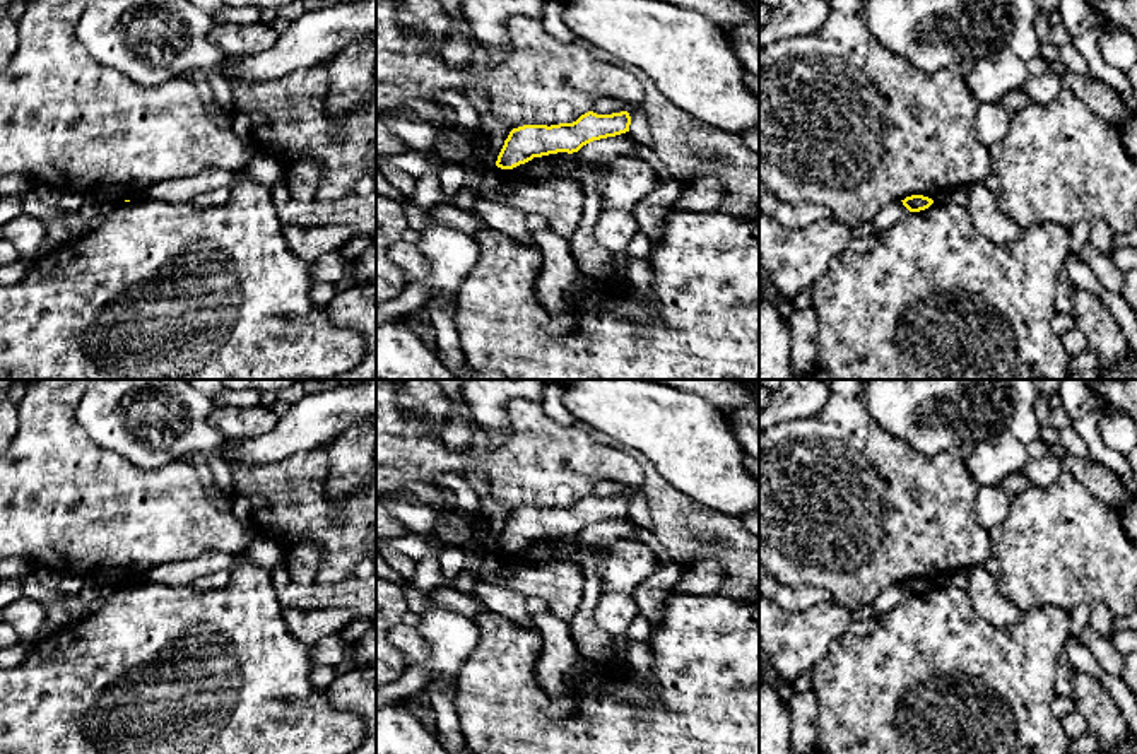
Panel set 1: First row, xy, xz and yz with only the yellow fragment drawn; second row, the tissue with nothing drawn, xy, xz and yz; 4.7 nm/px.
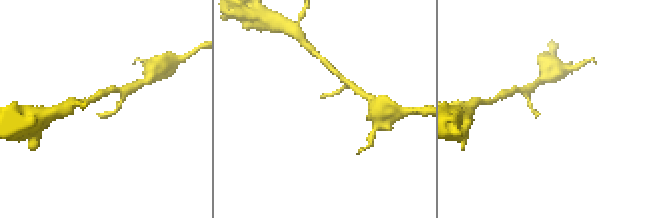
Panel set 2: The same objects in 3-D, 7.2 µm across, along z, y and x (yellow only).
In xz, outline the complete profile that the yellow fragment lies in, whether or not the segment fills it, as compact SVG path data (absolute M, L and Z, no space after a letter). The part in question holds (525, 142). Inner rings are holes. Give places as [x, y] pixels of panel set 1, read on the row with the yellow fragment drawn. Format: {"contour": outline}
{"contour": "M588 111L573 123L523 125L513 128L504 140L496 166L513 169L520 164L557 152L578 152L583 145L629 132L627 111L597 115Z"}

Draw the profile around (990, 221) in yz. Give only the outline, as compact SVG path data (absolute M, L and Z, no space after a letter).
M983 183L968 188L969 200L966 210L978 233L997 244L1010 244L1019 238L1021 227L1014 224L997 205L997 195Z

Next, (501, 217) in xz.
M479 198L475 212L489 229L499 231L516 243L535 244L532 231L518 209L491 198Z

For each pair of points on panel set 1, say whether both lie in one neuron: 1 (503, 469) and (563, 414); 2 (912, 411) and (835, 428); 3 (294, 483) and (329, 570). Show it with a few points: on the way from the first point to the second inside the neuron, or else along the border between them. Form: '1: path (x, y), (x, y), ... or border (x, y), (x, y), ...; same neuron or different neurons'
1: border (541, 404), (556, 421), (575, 426); different neurons
2: border (864, 397), (869, 416), (883, 430), (907, 443); different neurons
3: path (301, 505), (329, 532), (329, 547); same neuron

